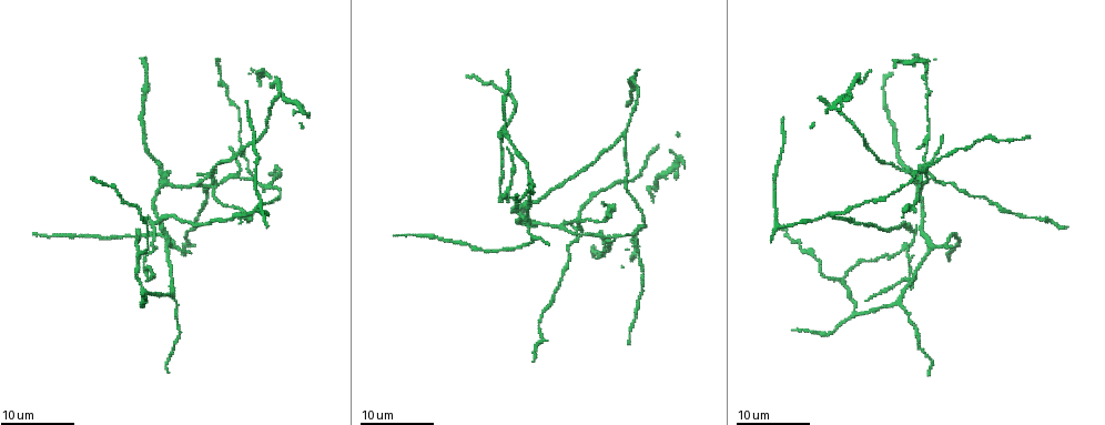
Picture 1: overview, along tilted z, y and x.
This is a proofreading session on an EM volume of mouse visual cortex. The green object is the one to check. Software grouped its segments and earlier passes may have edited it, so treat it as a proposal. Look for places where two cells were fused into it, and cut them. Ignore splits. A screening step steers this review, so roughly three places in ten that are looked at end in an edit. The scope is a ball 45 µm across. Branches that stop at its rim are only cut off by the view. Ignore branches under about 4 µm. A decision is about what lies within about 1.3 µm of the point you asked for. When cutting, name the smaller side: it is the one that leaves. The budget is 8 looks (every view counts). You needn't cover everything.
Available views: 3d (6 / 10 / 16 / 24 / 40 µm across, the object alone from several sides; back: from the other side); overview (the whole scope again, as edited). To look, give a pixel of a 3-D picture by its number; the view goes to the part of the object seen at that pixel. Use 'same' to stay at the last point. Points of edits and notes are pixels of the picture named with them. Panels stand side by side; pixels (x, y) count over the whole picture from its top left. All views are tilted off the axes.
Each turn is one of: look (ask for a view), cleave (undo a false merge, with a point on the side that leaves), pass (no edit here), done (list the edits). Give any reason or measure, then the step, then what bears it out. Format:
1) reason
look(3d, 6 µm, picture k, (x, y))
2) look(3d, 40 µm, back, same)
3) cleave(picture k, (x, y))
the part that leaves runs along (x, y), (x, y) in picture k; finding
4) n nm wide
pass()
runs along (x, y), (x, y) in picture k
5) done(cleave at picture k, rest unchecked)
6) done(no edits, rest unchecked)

look(3d, 24 µm, picture 1, (899, 301))

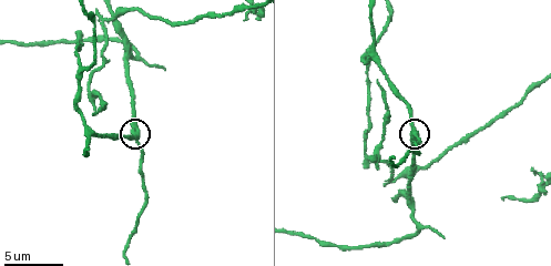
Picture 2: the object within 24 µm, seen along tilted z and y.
look(3d, 6 µm, picture 2, (416, 134))

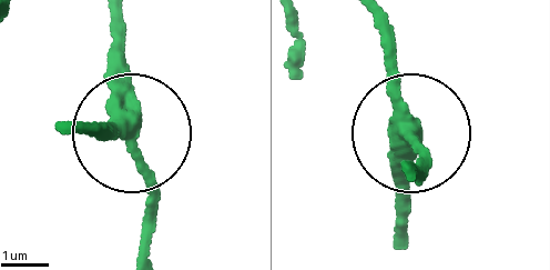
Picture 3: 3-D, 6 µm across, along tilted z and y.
look(3d, 6 µm, back, picture 3, (408, 125))

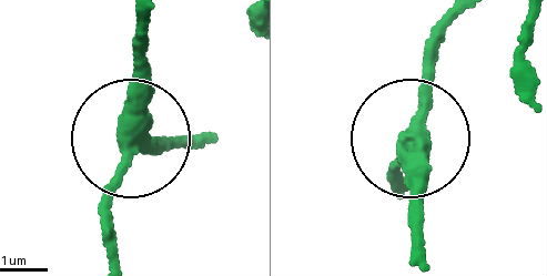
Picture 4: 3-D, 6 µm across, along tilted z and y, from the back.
pass()
runs along (424, 257), (419, 143), (397, 197) in picture 4; continuous, no second cell

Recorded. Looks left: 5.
three-way junction
look(3d, 6 µm, picture 2, (126, 60))

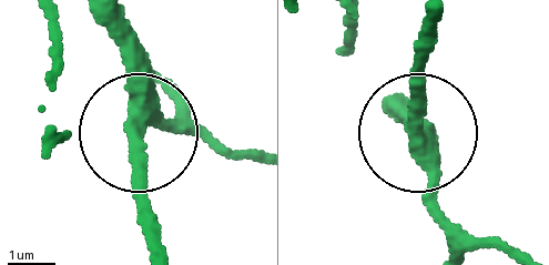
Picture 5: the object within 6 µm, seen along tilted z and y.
3 arms
pass()
runs along (384, 110), (420, 133), (444, 234) in picture 5; continuous, no second cell

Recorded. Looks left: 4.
three-way junction
look(3d, 10 µm, picture 2, (80, 70))

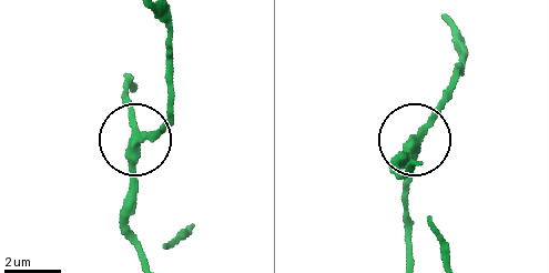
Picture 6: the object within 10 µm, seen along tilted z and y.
pass()
runs along (413, 167), (399, 164), (410, 143), (404, 209) in picture 6; continuous, no second cell

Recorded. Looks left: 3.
look(3d, 16 µm, picture 1, (159, 187))

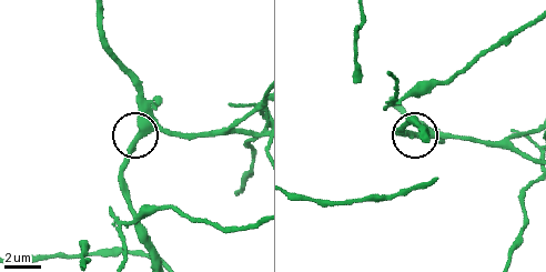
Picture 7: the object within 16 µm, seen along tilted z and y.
look(3d, 6 µm, picture 7, (139, 130))

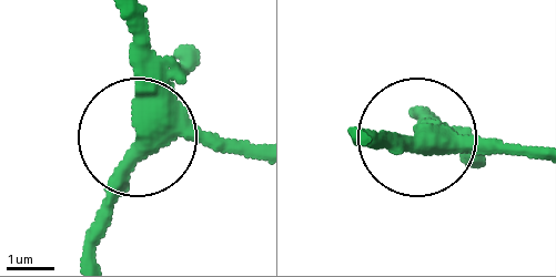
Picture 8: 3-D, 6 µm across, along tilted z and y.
look(3d, 6 µm, back, picture 8, (419, 140))

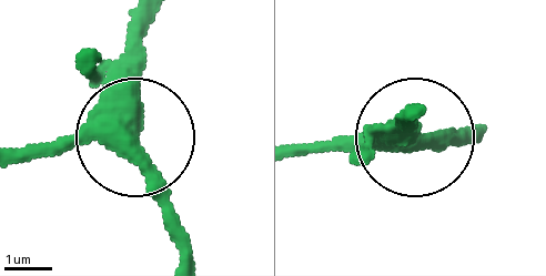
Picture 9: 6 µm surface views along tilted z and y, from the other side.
side arm 20 µm
pass()
runs along (24, 146), (109, 147), (129, 134), (137, 26) in picture 9; one cell here

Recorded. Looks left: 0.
done(no edits, rest unchecked)

